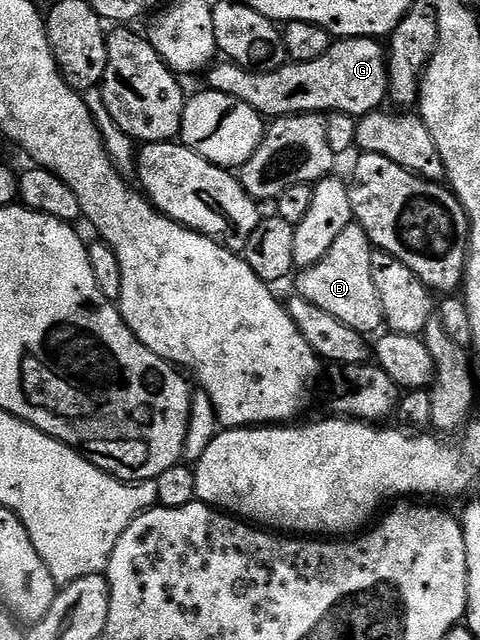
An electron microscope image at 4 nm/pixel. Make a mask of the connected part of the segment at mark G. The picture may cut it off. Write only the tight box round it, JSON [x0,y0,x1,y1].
[206,37,387,119]

